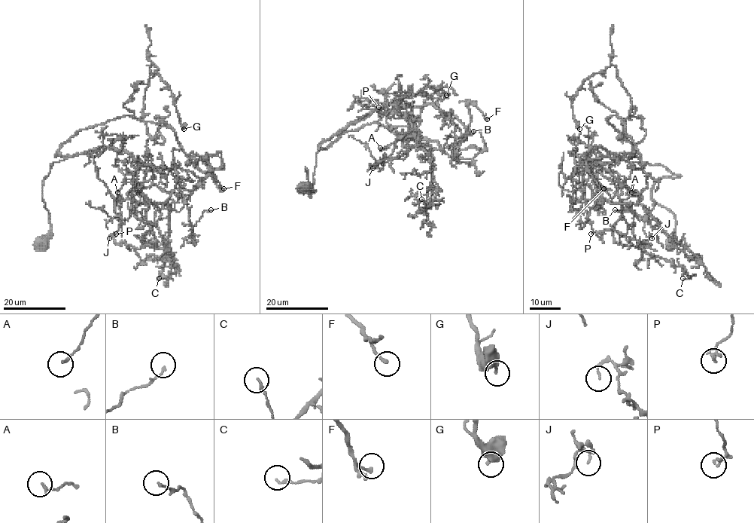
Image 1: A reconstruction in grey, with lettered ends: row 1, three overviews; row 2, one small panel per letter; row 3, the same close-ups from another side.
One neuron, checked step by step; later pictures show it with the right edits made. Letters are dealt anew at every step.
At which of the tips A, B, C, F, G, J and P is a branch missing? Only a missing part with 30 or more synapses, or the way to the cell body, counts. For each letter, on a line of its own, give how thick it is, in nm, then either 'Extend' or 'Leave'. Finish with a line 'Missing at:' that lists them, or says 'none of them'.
A: Thickness 140 nm. Leave
B: Thickness 120 nm. Leave
C: Thickness 140 nm. Leave
F: Thickness 170 nm. Leave
G: Thickness 500 nm. Leave
J: Thickness 100 nm. Leave
P: Thickness 120 nm. Leave
Missing at: none of them

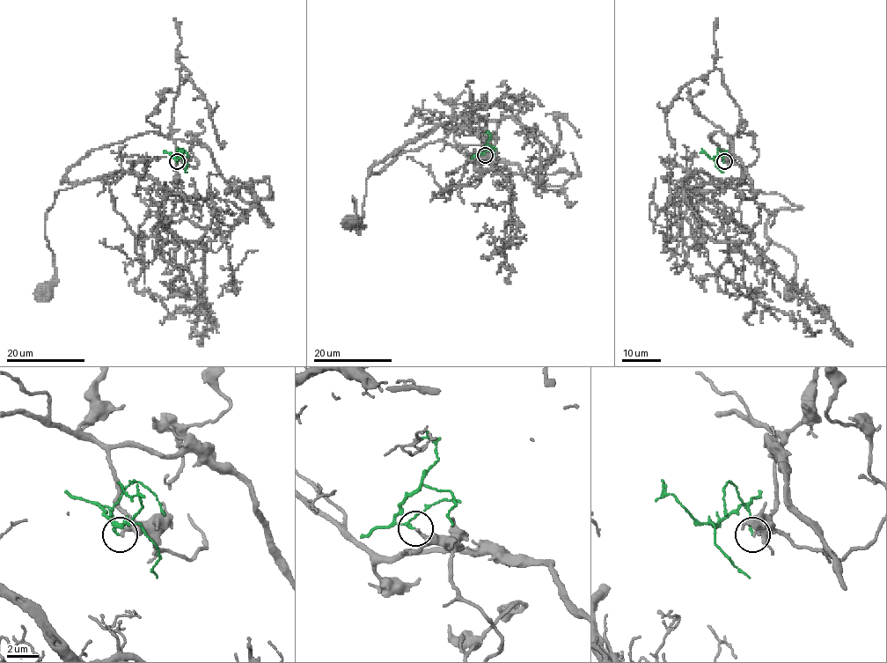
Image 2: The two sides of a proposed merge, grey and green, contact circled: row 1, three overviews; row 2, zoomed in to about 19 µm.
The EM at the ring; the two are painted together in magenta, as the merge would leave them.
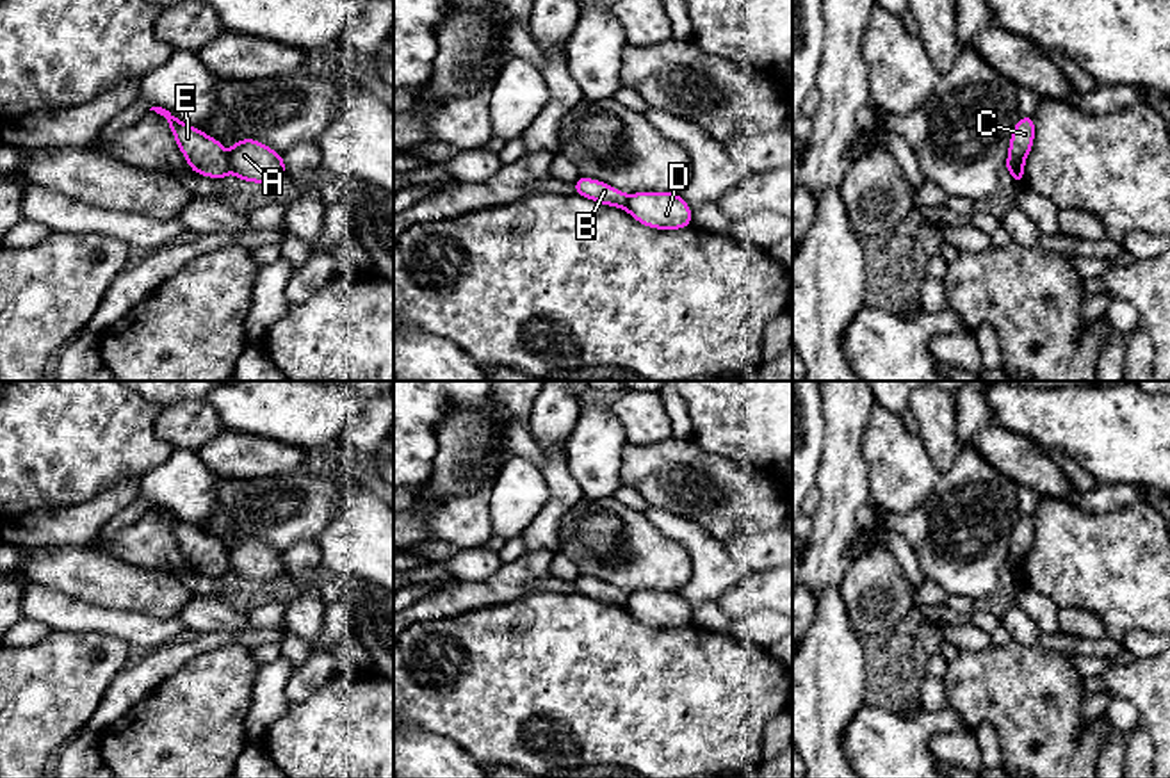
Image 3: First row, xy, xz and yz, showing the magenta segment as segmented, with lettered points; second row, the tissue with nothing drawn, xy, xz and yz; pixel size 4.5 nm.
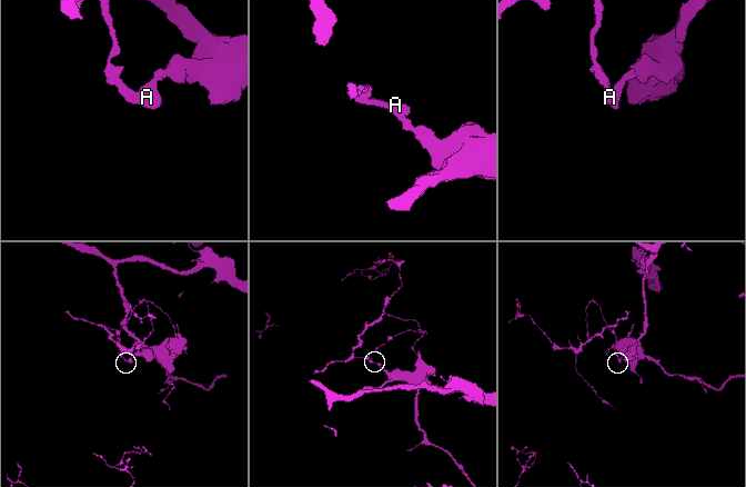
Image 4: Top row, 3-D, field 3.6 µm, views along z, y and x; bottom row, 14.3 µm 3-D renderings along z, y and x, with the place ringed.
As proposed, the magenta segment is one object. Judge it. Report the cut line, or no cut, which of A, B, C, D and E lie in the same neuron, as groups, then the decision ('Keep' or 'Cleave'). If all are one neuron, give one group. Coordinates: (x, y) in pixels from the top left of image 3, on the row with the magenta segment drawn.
Split along xy (227, 153), (230, 170). Groups: A C D / B E. Cleave

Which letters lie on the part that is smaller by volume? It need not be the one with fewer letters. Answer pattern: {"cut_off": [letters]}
{"cut_off": ["B", "E"]}

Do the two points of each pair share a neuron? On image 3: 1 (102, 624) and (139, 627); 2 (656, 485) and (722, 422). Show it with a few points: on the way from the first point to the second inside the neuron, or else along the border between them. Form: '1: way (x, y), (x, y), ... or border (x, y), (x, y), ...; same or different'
1: way (111, 624), (130, 627); same
2: border (691, 438), (704, 449), (734, 461); different

